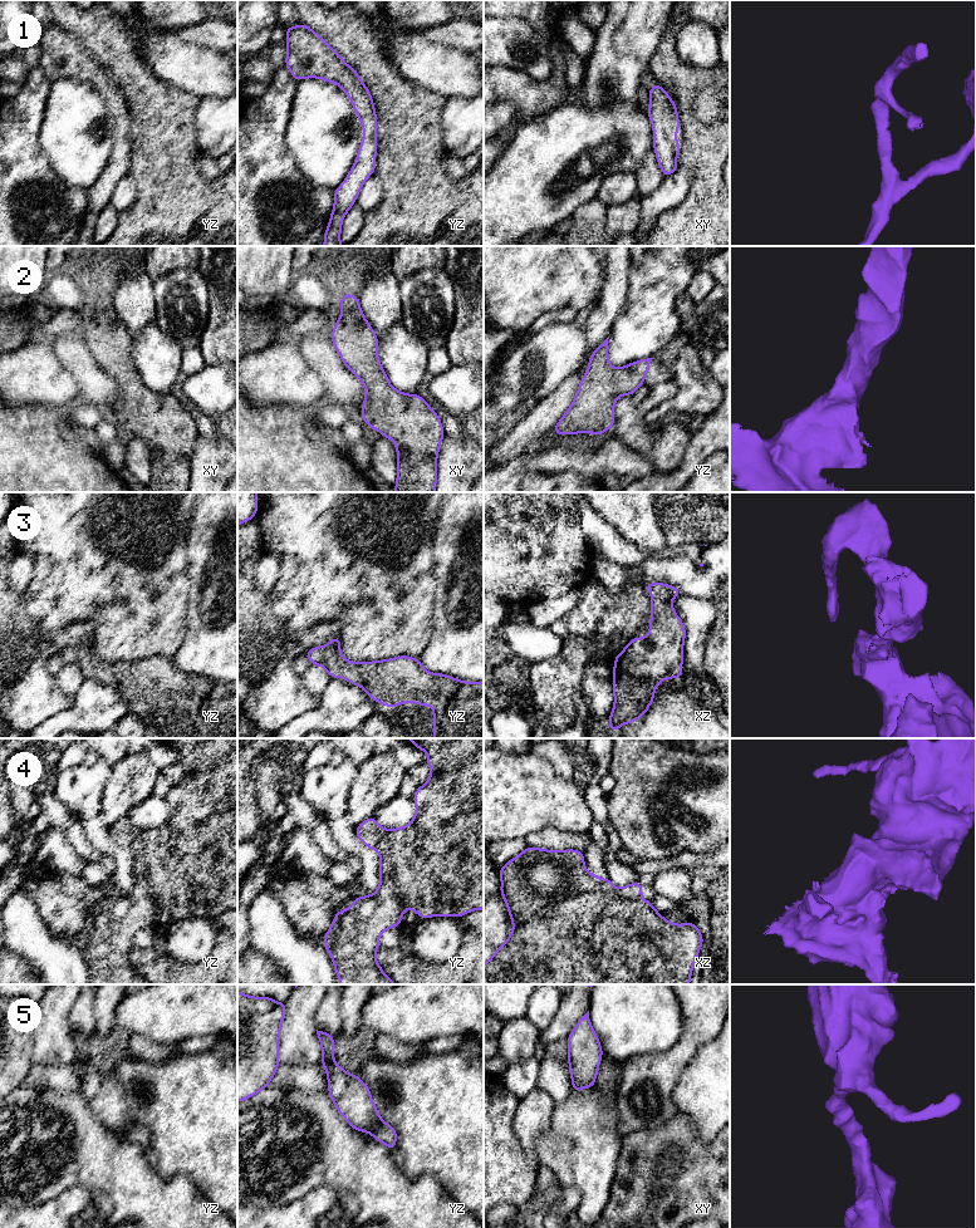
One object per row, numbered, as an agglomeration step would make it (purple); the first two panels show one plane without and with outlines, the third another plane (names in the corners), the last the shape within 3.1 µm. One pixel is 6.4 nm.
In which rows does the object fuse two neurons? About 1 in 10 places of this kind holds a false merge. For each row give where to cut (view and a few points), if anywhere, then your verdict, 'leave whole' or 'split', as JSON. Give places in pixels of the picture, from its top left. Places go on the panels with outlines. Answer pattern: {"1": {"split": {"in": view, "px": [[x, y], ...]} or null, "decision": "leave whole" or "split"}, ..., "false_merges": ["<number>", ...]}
{"1": {"split": null, "decision": "leave whole"}, "2": {"split": null, "decision": "leave whole"}, "3": {"split": null, "decision": "leave whole"}, "4": {"split": null, "decision": "leave whole"}, "5": {"split": null, "decision": "leave whole"}, "false_merges": []}

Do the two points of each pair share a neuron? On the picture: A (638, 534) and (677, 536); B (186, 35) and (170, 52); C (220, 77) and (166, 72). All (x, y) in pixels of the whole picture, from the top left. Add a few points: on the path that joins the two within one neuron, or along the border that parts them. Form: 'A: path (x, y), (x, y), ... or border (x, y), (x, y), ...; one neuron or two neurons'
A: border (657, 506), (657, 521), (668, 545); two neurons
B: border (172, 30), (177, 37), (209, 49); two neurons
C: path (206, 73), (180, 72); one neuron

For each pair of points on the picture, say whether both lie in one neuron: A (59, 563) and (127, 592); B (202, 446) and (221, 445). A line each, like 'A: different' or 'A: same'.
A: same
B: same

